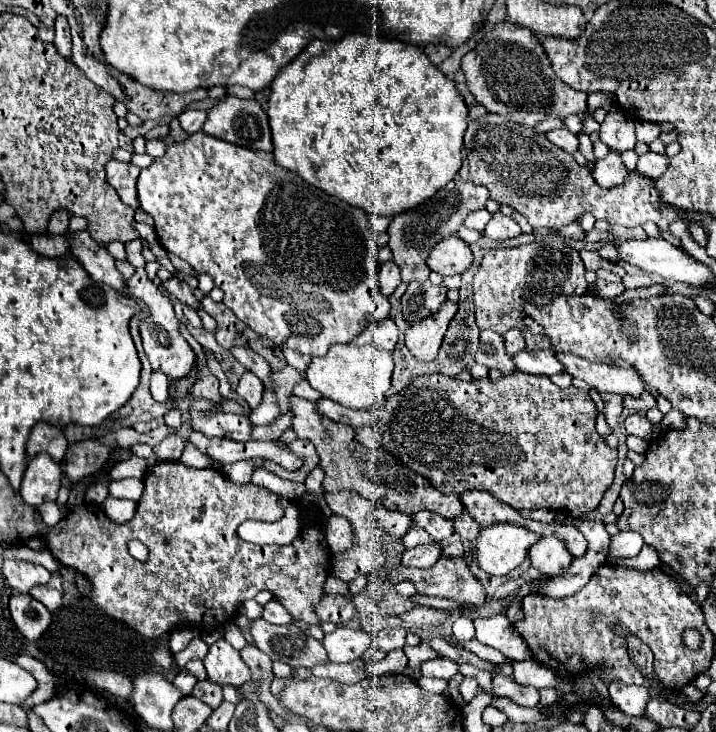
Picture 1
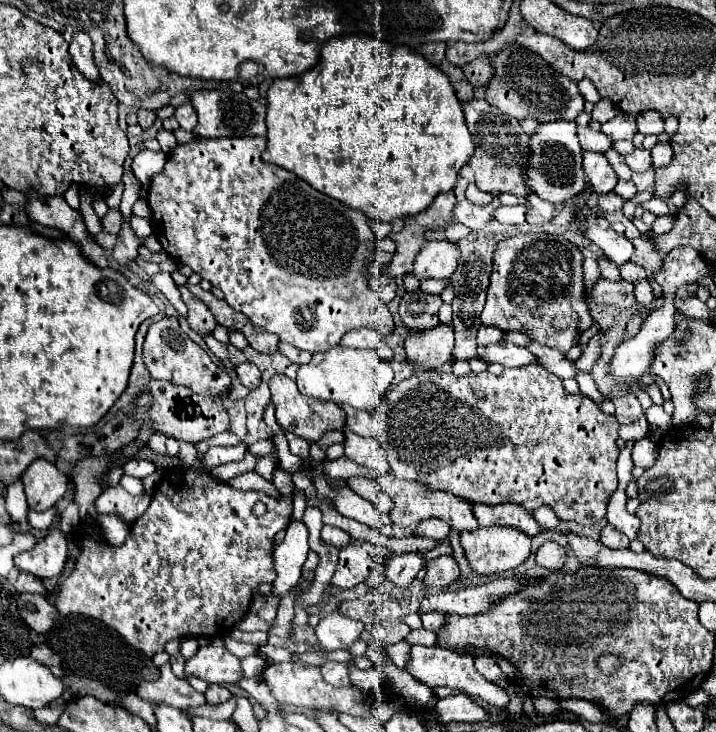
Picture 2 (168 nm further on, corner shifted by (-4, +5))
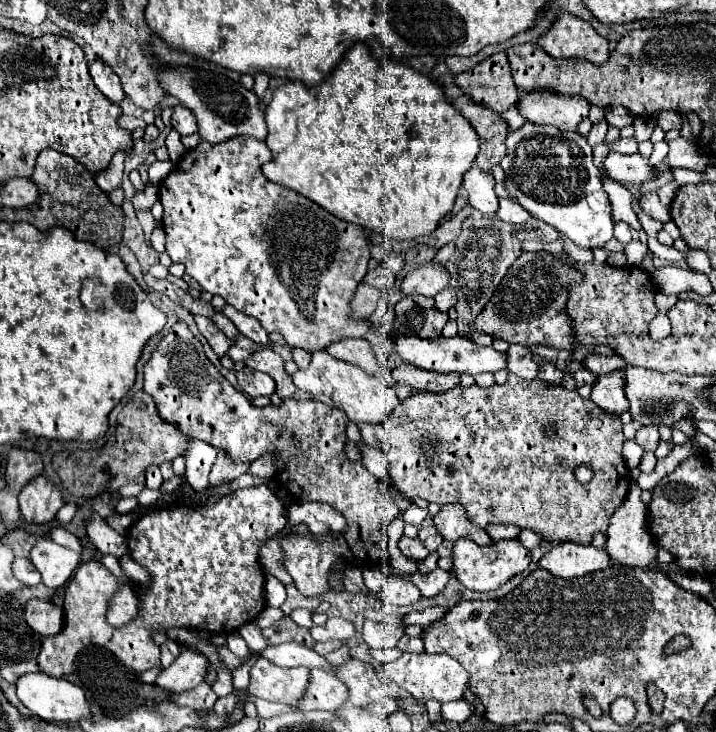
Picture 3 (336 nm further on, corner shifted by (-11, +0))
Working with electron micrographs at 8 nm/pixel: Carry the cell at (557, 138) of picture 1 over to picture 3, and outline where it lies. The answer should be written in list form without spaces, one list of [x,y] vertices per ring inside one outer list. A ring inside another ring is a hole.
[[[629,137],[629,139],[617,139],[613,145],[609,145],[609,149],[613,149],[613,151],[617,151],[617,153],[623,153],[623,155],[633,155],[633,153],[637,153],[637,147],[639,147],[639,143],[635,141],[635,137]]]

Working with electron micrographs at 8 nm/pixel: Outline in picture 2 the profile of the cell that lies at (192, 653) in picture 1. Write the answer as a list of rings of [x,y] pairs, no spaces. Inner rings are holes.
[[[169,662],[160,668],[160,674],[162,676],[155,682],[143,681],[136,688],[136,694],[142,696],[142,700],[164,702],[184,712],[206,704],[204,694],[196,692],[187,681],[180,681],[173,673]]]

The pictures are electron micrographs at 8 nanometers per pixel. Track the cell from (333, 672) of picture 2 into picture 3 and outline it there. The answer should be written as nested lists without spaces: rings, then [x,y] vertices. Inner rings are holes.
[[[311,669],[311,683],[303,693],[303,699],[293,705],[297,711],[333,711],[347,699],[347,687],[323,669]]]

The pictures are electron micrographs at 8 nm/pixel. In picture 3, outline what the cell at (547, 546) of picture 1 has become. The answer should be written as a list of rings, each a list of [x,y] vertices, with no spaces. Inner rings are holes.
[[[565,541],[565,543],[555,545],[539,561],[539,565],[551,571],[555,577],[573,579],[573,577],[581,577],[581,575],[611,567],[611,557],[607,555],[607,551],[597,549],[593,545]]]

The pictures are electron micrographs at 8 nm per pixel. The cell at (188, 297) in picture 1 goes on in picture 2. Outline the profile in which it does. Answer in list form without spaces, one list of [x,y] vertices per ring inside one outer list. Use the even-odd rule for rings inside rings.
[[[178,286],[184,304],[188,306],[188,324],[194,332],[198,334],[208,334],[214,330],[216,326],[216,318],[212,318],[212,312],[208,310],[208,306],[204,306],[204,302],[200,302],[192,292],[188,292],[186,286]]]

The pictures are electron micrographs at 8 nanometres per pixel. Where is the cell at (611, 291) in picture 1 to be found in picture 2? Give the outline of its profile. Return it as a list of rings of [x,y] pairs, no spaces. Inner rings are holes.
[[[636,280],[632,282],[634,284],[634,296],[642,302],[642,304],[650,304],[654,300],[654,294],[652,294],[652,288],[648,284],[648,280]]]

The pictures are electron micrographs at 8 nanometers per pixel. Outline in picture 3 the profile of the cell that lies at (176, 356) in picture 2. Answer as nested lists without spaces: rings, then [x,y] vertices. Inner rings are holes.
[[[177,321],[155,347],[151,361],[145,365],[143,391],[153,397],[159,415],[167,423],[175,423],[193,439],[223,449],[233,463],[251,463],[265,453],[275,453],[275,477],[293,497],[329,503],[347,519],[347,527],[331,533],[325,541],[317,541],[313,533],[289,533],[279,541],[283,565],[303,595],[329,591],[327,573],[337,559],[359,569],[389,563],[387,527],[397,517],[397,507],[361,461],[347,459],[345,425],[349,419],[343,411],[331,409],[317,399],[281,399],[279,407],[253,407],[203,355],[201,341],[183,321]]]

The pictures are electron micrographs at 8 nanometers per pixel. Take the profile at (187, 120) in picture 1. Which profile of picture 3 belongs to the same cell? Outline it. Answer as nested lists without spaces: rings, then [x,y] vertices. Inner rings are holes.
[[[175,105],[173,107],[173,115],[171,115],[171,125],[179,135],[191,135],[197,133],[197,121],[195,115],[183,107],[183,105]]]

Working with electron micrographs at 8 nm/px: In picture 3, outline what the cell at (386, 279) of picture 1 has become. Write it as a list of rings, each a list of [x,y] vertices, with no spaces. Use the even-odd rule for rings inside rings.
[[[361,283],[349,303],[351,319],[369,319],[381,303],[381,291],[377,287]]]

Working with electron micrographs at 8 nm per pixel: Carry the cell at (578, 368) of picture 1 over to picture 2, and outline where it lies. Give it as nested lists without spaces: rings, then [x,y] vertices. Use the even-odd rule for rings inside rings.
[[[530,342],[528,348],[532,350],[532,354],[536,354],[540,358],[540,364],[542,366],[546,366],[552,374],[556,374],[560,378],[574,378],[580,372],[576,368],[576,362],[570,360],[564,352],[560,352],[556,348],[540,346],[538,342]]]

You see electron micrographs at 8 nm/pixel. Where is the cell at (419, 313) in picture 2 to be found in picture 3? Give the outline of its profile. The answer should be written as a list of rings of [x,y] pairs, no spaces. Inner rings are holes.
[[[403,297],[395,305],[395,319],[389,325],[389,337],[395,341],[397,337],[421,337],[435,339],[441,335],[443,325],[447,323],[447,313],[439,309],[423,309],[411,297]]]

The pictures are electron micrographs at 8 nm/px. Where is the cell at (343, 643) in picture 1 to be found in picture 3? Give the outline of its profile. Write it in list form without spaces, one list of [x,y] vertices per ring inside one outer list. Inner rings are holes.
[[[331,617],[331,619],[327,619],[325,625],[311,627],[309,633],[315,641],[331,641],[331,639],[345,641],[345,639],[355,635],[355,627],[349,621],[341,619],[341,617]]]

